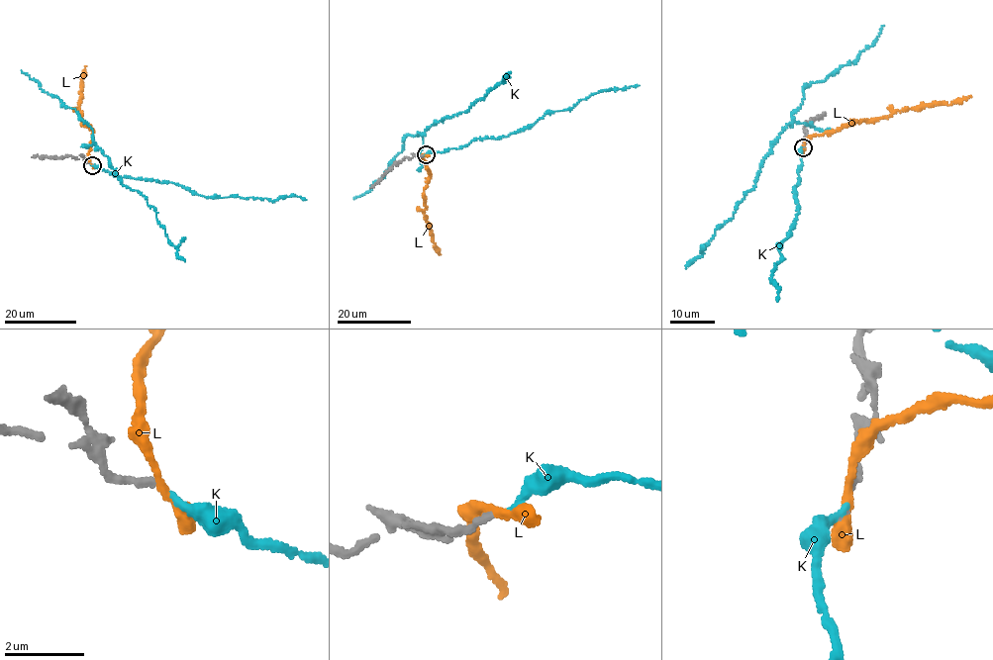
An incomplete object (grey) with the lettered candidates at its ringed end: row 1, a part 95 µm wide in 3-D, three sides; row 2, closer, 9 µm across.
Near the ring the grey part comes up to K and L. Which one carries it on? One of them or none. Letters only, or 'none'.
K

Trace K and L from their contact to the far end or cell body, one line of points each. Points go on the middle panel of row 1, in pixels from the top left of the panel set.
K: (426, 154), (460, 148), (476, 139), (507, 137), (529, 127), (547, 113), (571, 109), (593, 94), (639, 84)
L: (426, 154), (422, 159), (430, 174), (423, 191), (426, 209), (424, 216), (439, 254)

